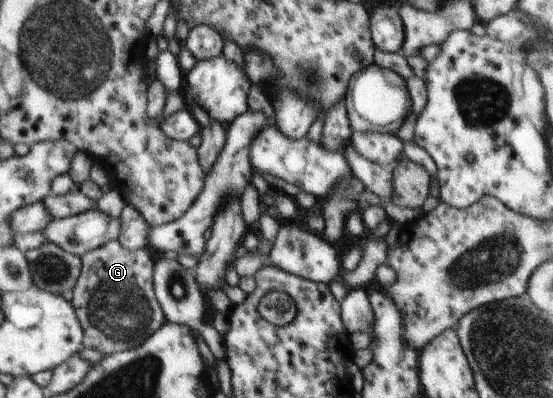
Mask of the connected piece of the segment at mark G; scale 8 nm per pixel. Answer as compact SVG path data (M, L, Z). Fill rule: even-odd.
M119 238L111 239L81 256L81 274L74 286L71 304L83 329L84 348L97 349L104 355L137 348L166 323L166 316L155 294L154 264L147 248L126 249Z

